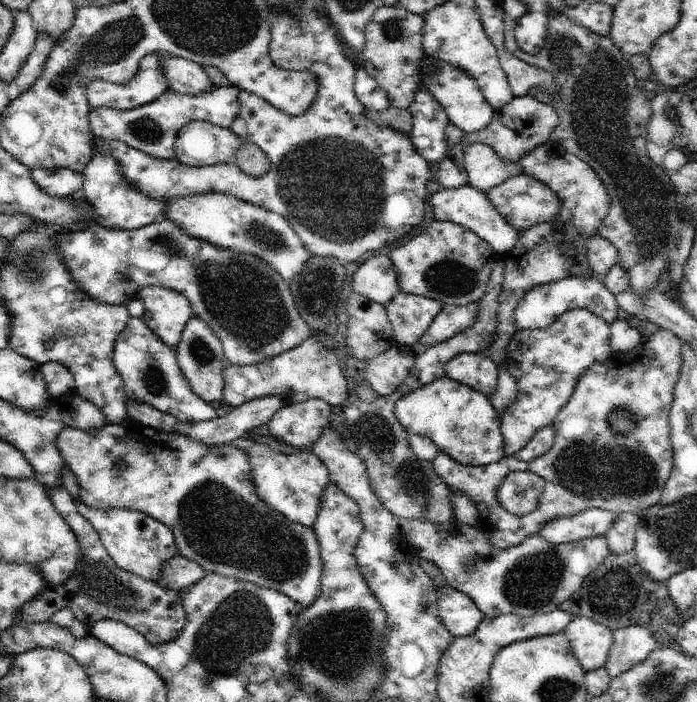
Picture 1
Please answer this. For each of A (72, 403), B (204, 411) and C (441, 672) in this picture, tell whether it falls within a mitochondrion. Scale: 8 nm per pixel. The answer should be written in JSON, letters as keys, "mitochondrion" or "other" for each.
{"A":"other","B":"other","C":"other"}

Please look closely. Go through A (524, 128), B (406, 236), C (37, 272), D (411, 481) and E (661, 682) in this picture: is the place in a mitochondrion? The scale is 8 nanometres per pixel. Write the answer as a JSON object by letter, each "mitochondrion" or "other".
{"A":"other","B":"other","C":"mitochondrion","D":"mitochondrion","E":"mitochondrion"}

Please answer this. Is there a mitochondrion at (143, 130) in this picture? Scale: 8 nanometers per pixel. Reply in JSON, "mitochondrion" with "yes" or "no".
{"mitochondrion":"yes"}

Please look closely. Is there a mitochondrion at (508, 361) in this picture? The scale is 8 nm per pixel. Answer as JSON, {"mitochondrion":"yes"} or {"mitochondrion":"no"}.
{"mitochondrion":"no"}

